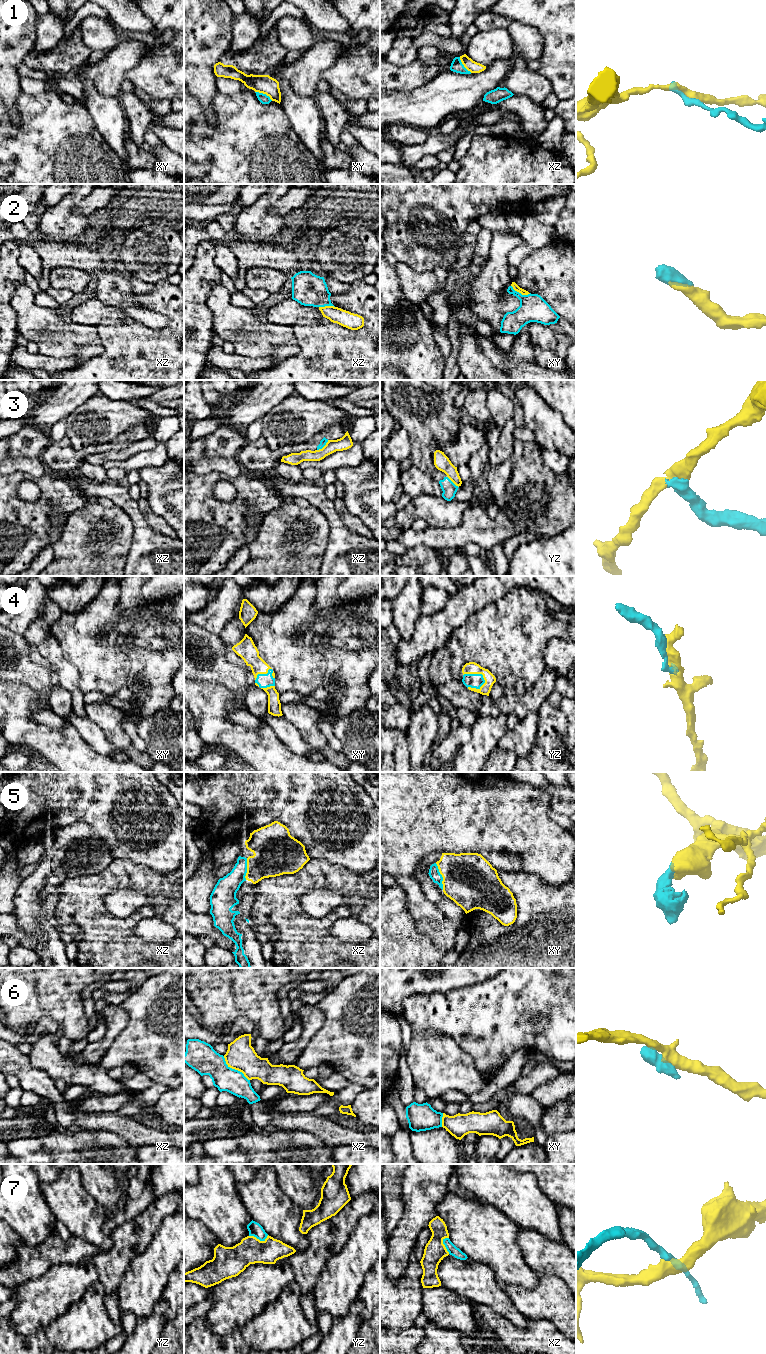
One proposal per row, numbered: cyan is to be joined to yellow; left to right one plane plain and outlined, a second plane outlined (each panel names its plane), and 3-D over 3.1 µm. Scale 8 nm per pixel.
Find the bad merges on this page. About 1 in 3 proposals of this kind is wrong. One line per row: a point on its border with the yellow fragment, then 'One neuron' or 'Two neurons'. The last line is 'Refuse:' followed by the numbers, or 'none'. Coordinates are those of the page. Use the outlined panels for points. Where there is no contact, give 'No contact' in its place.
1: Touches yellow at xy (264, 93). Two neurons
2: Touches yellow at xy (520, 292). One neuron
3: Touches yellow at xz (324, 446). Two neurons
4: Touches yellow at yz (476, 673). One neuron
5: Touches yellow at xy (442, 876). One neuron
6: Touches yellow at xz (234, 1068). Two neurons
7: Touches yellow at yz (258, 1239). Two neurons
Refuse: 1, 3, 6, 7

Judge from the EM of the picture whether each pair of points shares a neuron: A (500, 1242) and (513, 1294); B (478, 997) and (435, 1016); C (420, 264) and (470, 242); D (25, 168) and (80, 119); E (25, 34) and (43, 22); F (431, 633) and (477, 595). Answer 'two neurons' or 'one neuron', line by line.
A: two neurons
B: one neuron
C: two neurons
D: one neuron
E: two neurons
F: one neuron

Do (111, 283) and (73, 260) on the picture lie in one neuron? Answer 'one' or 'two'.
one

